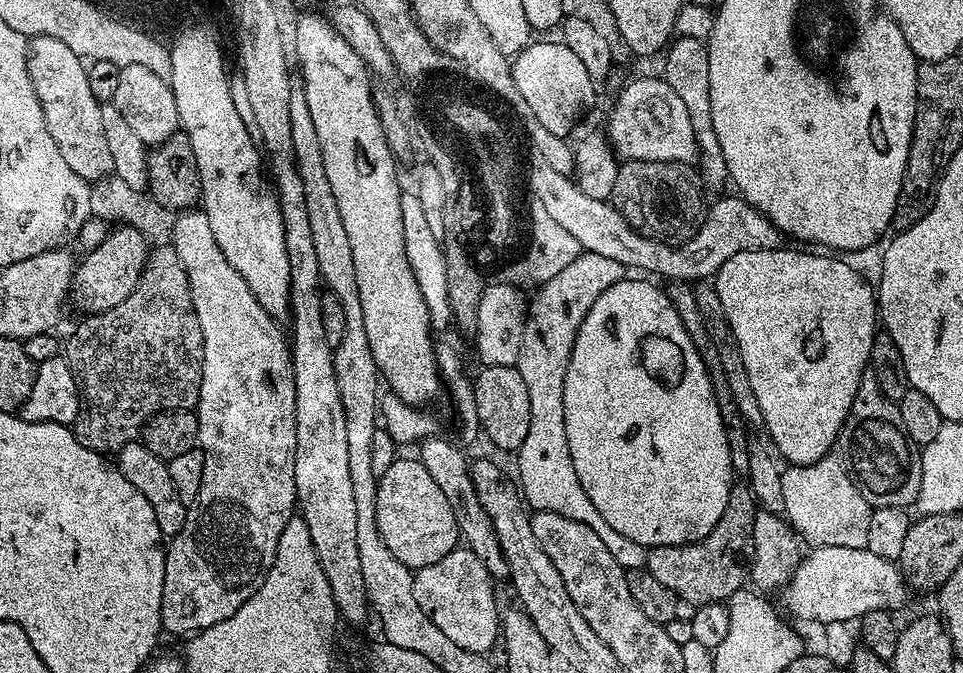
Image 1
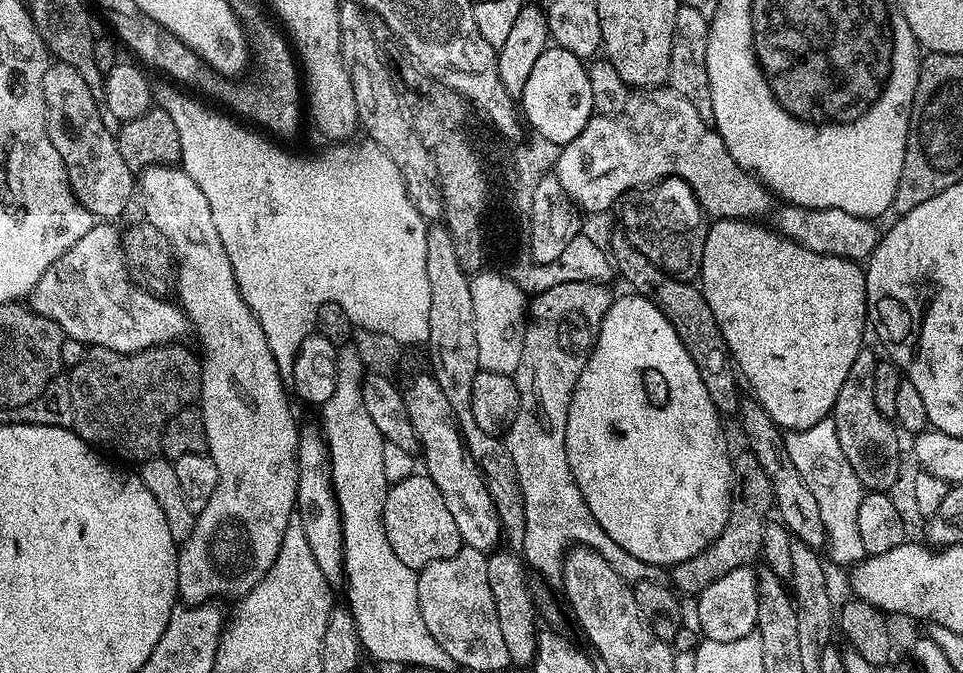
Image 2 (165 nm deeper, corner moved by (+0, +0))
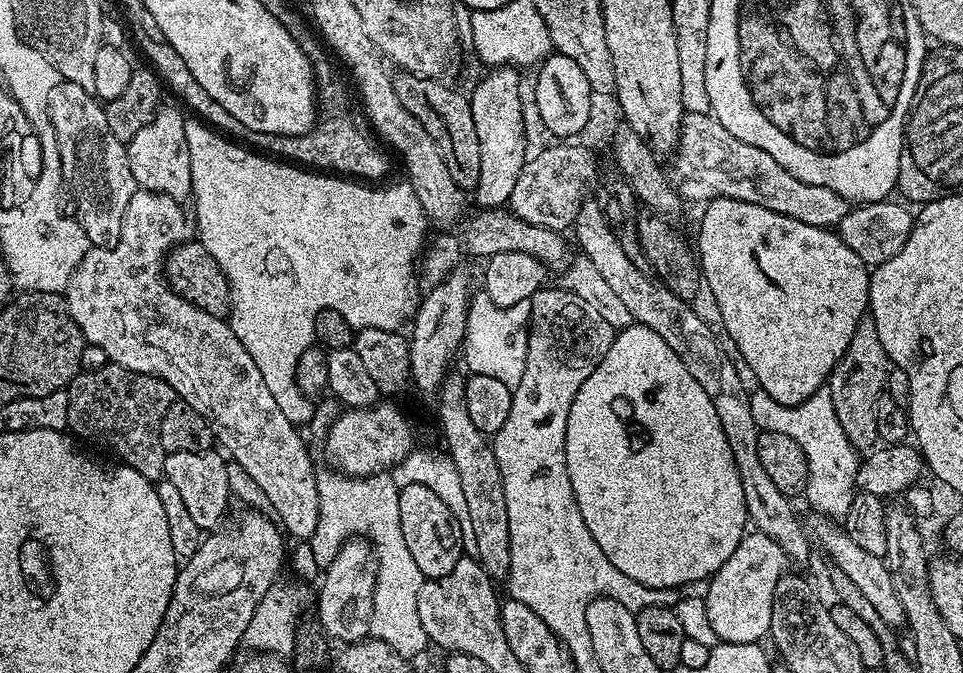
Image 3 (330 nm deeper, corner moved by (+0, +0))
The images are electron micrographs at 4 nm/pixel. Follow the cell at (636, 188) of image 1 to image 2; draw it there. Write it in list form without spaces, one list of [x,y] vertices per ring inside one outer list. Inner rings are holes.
[[[667,176],[646,188],[630,190],[618,201],[620,224],[624,236],[654,266],[661,268],[676,280],[695,281],[700,275],[702,250],[706,246],[708,224],[706,213],[700,207],[694,190],[682,178]]]

